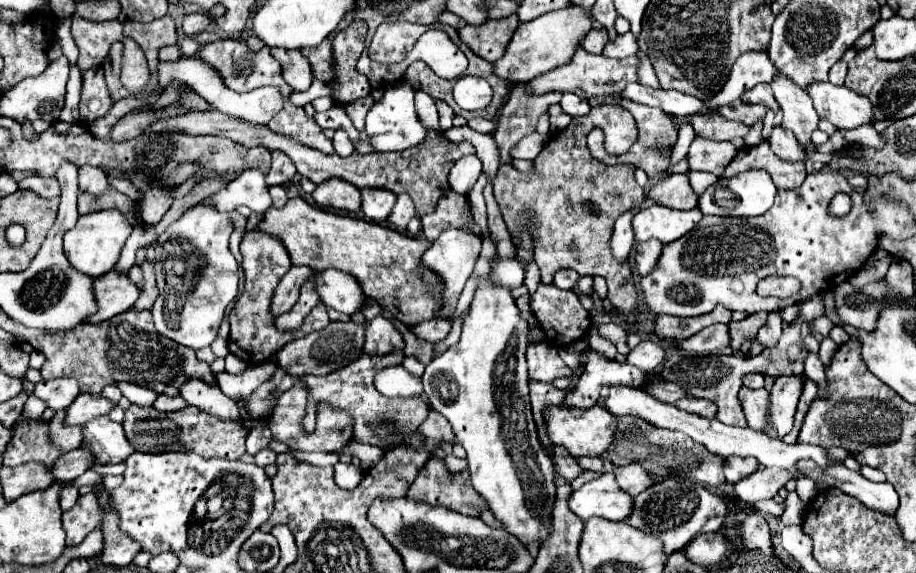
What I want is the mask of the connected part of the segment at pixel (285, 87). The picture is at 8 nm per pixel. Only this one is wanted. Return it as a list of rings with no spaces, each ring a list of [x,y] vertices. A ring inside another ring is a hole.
[[[221,38],[211,42],[211,66],[219,72],[221,80],[225,86],[229,86],[235,92],[247,92],[247,90],[255,90],[257,86],[267,86],[267,84],[275,84],[277,88],[283,90],[285,98],[289,98],[293,94],[293,88],[283,80],[281,76],[281,64],[279,60],[275,60],[269,52],[271,48],[263,46],[259,52],[253,52],[251,48],[247,48],[245,40],[231,40],[231,38]]]

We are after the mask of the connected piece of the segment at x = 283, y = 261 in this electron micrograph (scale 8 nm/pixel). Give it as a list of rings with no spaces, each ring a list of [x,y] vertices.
[[[253,230],[241,240],[241,256],[243,256],[241,266],[243,266],[245,275],[245,290],[237,298],[237,302],[235,302],[235,306],[229,314],[229,322],[231,322],[229,350],[231,350],[231,354],[235,354],[243,362],[247,362],[249,366],[257,366],[257,364],[263,364],[263,362],[271,360],[273,354],[279,352],[279,348],[283,348],[283,344],[289,344],[291,340],[297,340],[299,336],[305,336],[307,332],[327,328],[327,324],[331,320],[329,320],[327,310],[325,310],[323,304],[315,306],[305,316],[301,328],[287,330],[287,332],[281,332],[281,330],[275,328],[275,318],[271,316],[271,296],[273,296],[273,290],[275,290],[281,277],[292,266],[283,244],[279,244],[277,238]]]

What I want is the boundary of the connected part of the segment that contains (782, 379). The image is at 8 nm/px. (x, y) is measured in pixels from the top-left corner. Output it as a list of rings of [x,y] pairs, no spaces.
[[[779,376],[771,388],[769,422],[779,436],[793,428],[793,416],[803,392],[803,376]]]

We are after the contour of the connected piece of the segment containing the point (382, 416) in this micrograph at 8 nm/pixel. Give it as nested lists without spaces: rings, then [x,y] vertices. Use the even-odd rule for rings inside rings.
[[[401,350],[385,354],[385,356],[363,354],[363,356],[359,356],[359,360],[355,360],[355,364],[347,364],[347,368],[339,368],[339,372],[331,372],[327,376],[293,378],[287,372],[283,372],[281,368],[277,368],[271,382],[279,388],[279,392],[277,392],[277,396],[279,396],[285,390],[289,390],[295,380],[303,380],[307,384],[307,390],[309,390],[309,402],[307,402],[309,412],[315,414],[319,402],[327,402],[335,408],[343,408],[345,412],[349,412],[355,418],[355,440],[361,444],[379,446],[383,450],[383,444],[379,444],[379,440],[375,440],[375,428],[379,428],[379,424],[395,424],[395,428],[403,426],[403,432],[415,432],[419,428],[419,424],[425,422],[425,418],[429,414],[429,406],[421,398],[387,398],[387,396],[379,394],[373,386],[375,374],[379,370],[383,370],[385,366],[401,364],[403,356],[405,354]]]

